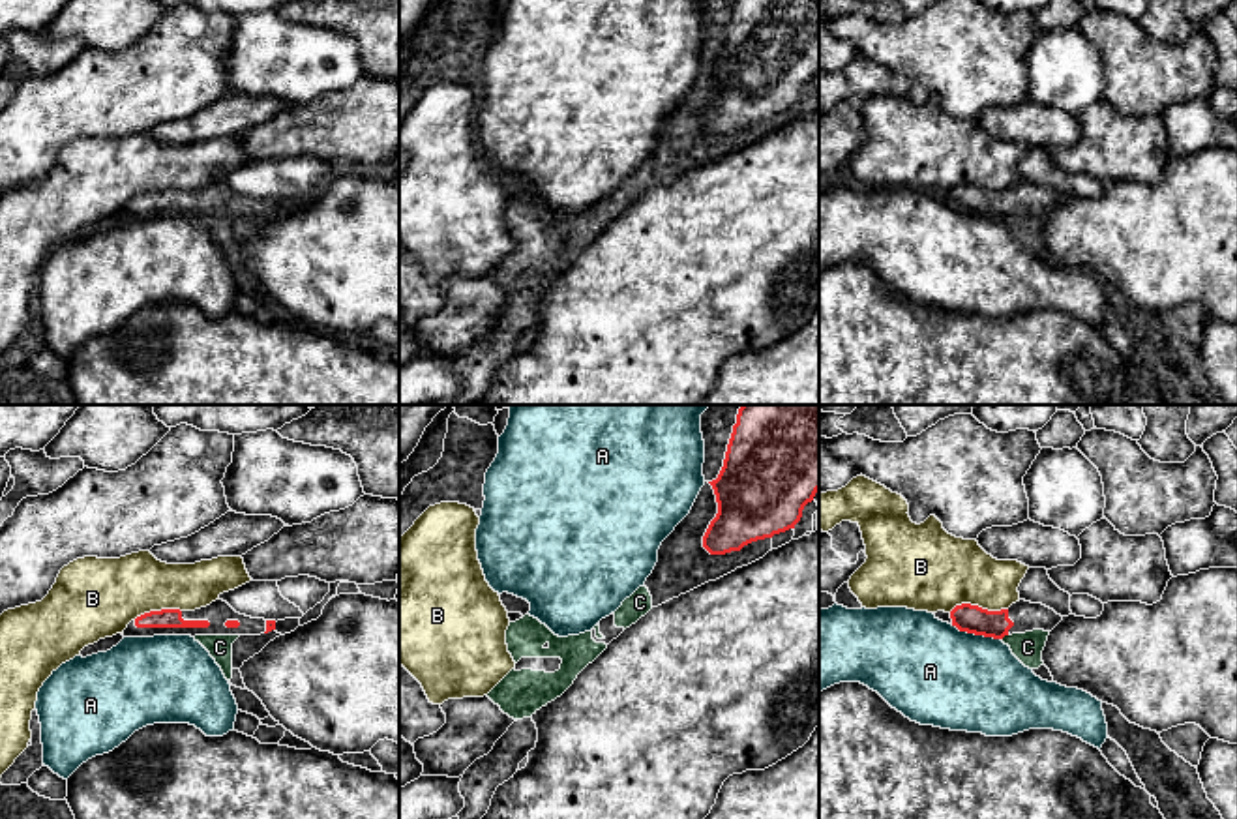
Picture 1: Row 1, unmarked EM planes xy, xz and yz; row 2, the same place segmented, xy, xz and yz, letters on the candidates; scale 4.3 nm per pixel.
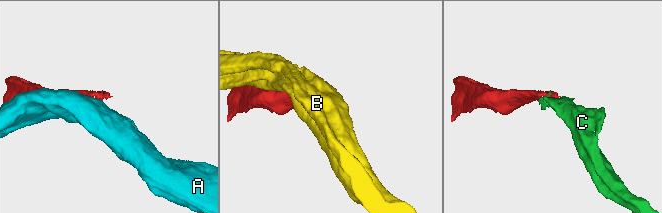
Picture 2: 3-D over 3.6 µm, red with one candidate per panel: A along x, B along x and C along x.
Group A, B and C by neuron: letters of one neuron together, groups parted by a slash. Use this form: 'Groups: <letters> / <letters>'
Groups: A / B / C

